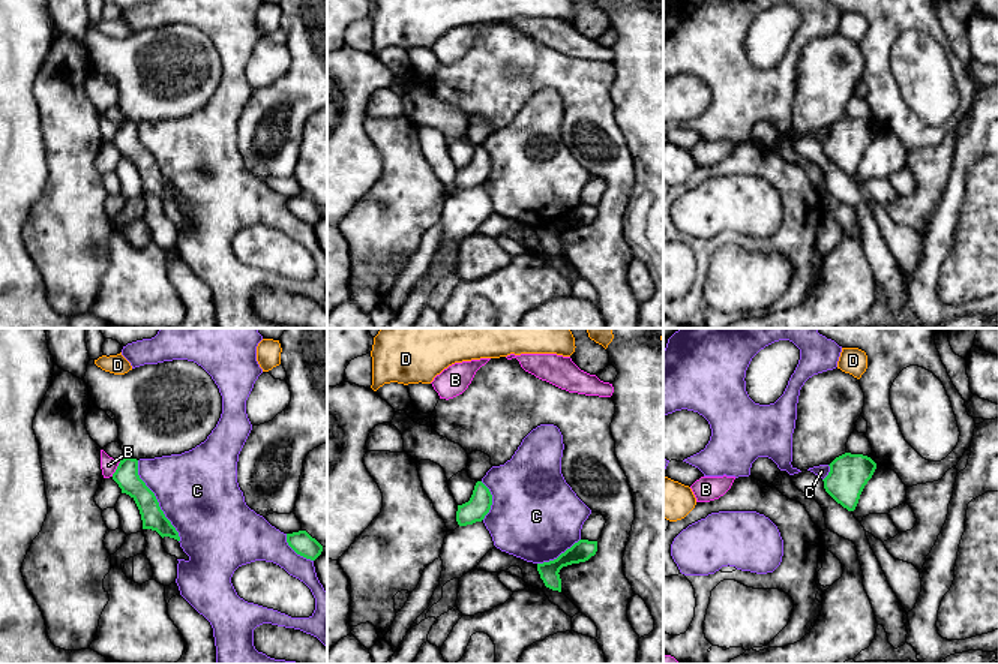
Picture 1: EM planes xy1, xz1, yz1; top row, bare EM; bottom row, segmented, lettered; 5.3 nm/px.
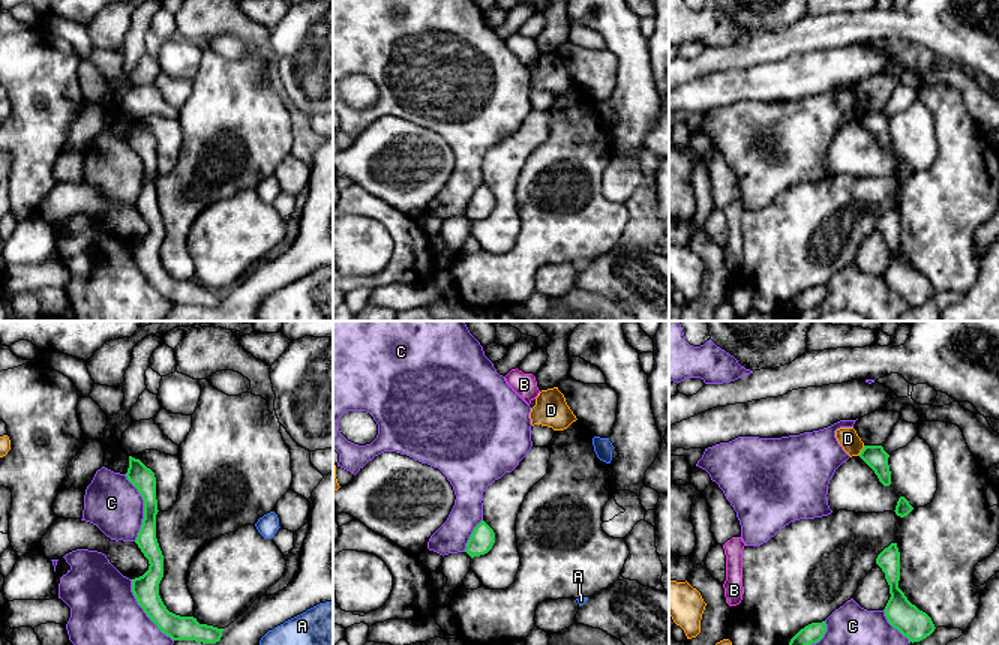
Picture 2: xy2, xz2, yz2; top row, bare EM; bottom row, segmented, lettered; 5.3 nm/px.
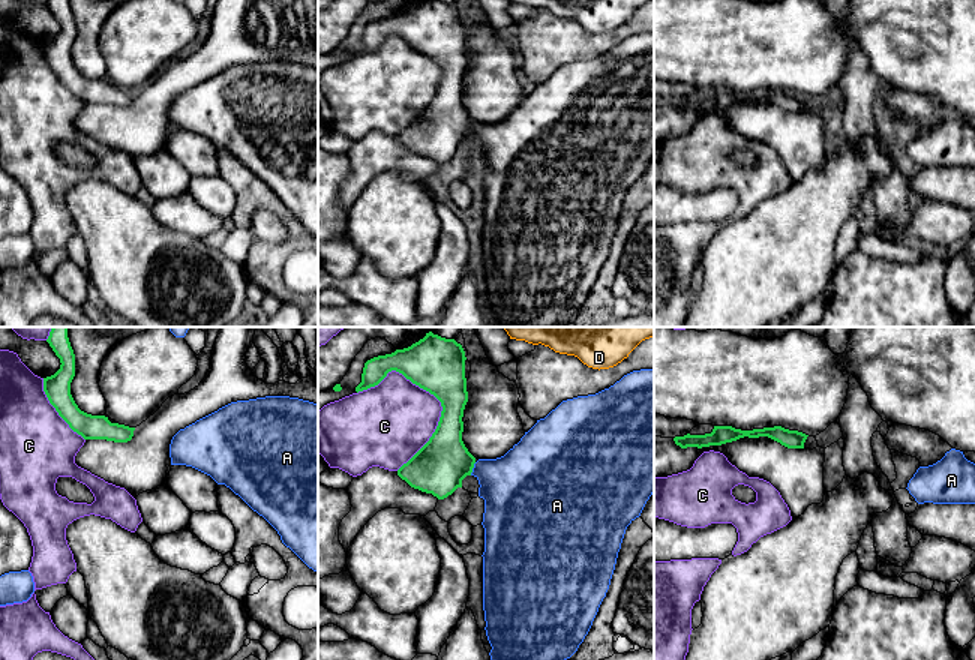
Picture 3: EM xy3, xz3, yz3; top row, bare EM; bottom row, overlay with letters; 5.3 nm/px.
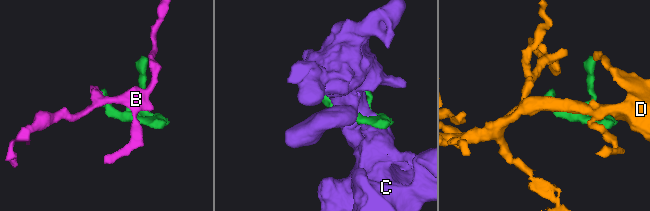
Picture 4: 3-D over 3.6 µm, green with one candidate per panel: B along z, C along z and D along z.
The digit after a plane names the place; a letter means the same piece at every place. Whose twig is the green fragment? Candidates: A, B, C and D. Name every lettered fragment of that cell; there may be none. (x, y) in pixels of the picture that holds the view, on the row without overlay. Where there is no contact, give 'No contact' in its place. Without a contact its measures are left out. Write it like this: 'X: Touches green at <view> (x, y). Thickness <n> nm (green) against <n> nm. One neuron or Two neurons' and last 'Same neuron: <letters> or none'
A: Touches green at xz3 (473, 131). Thickness 280 nm (green) against 360 nm. One neuron
B: Touches green at xy1 (116, 134). Thickness 130 nm (green) against 90 nm. Two neurons
C: Touches green at xz3 (441, 77). Thickness 280 nm (green) against 400 nm. Two neurons
D: Touches green at yz2 (861, 114). Thickness 120 nm (green) against 110 nm. Two neurons
Same neuron: A

